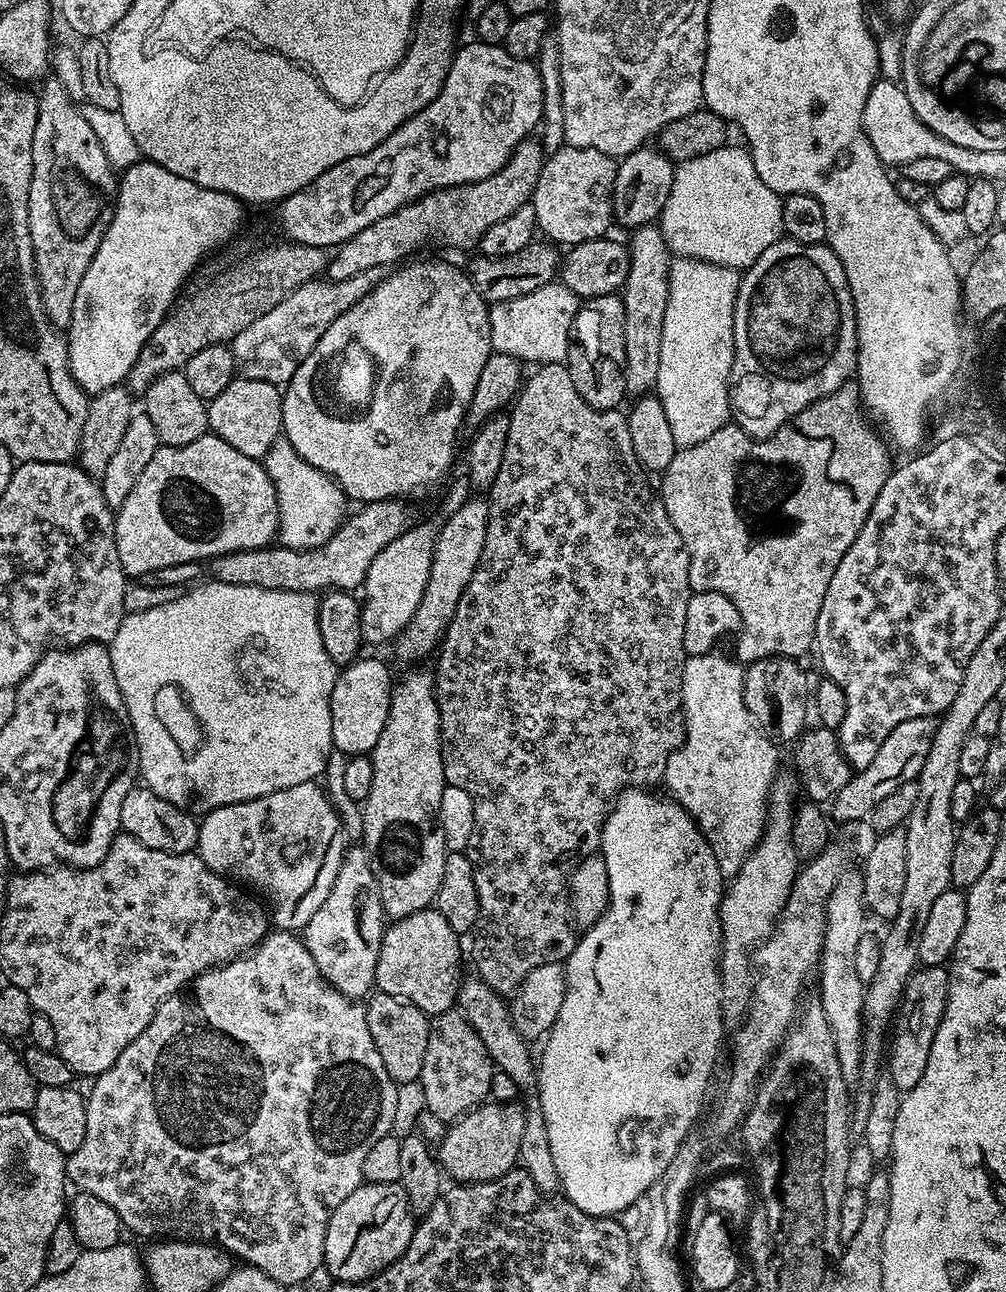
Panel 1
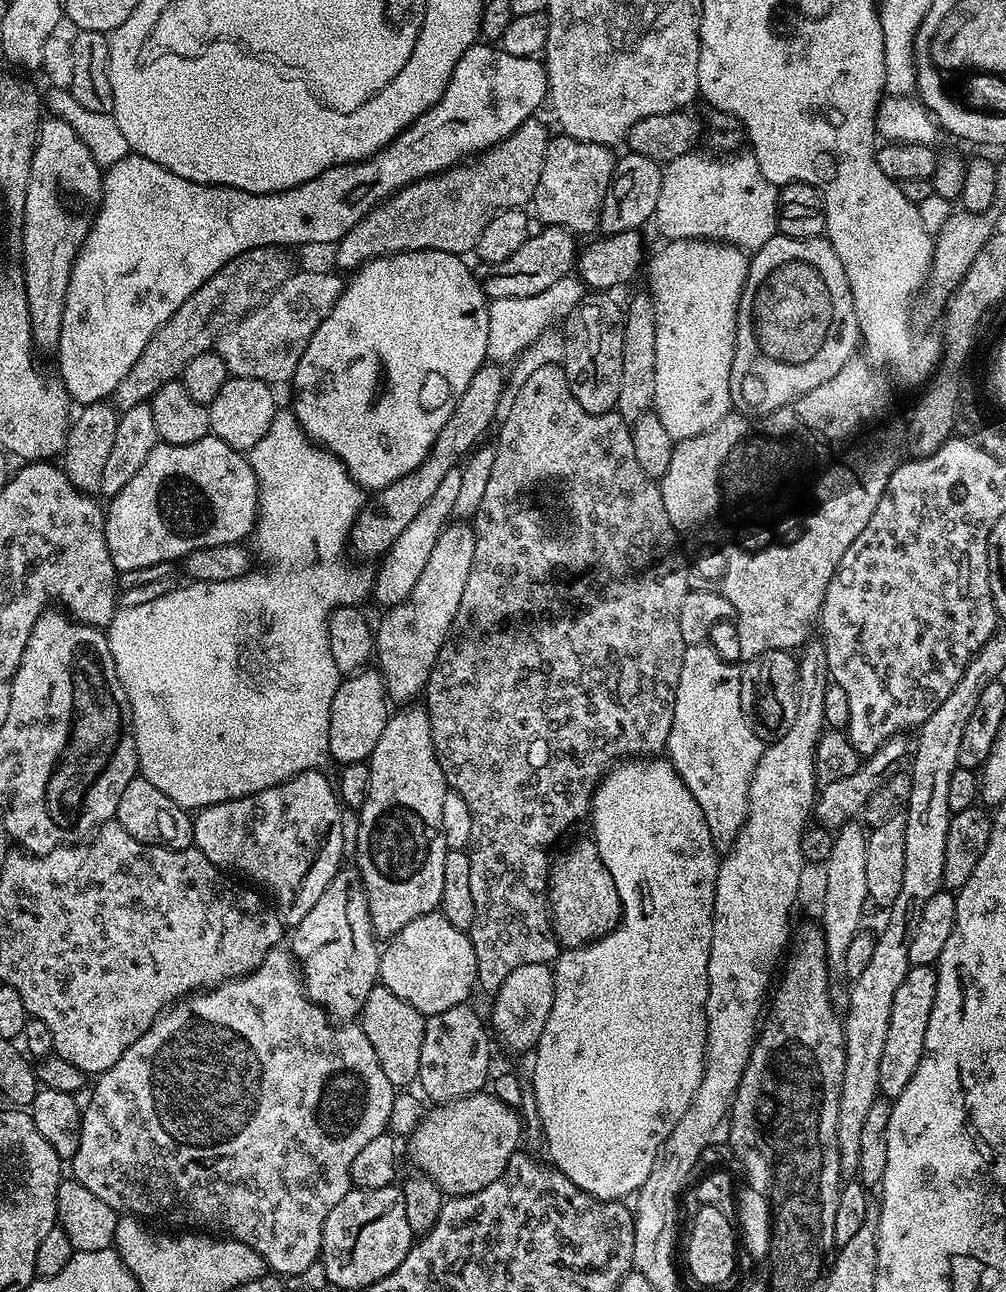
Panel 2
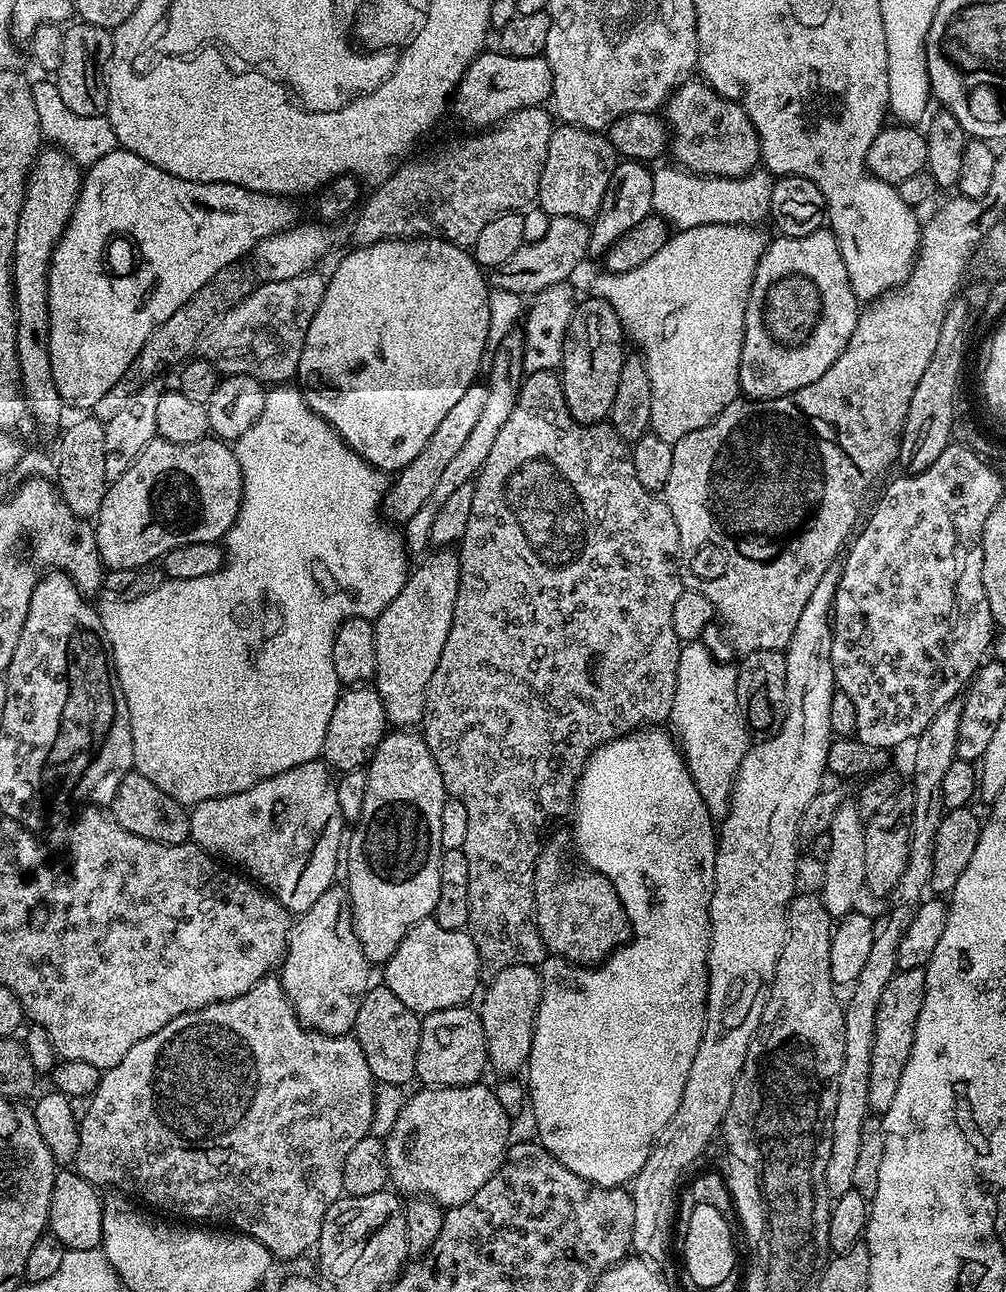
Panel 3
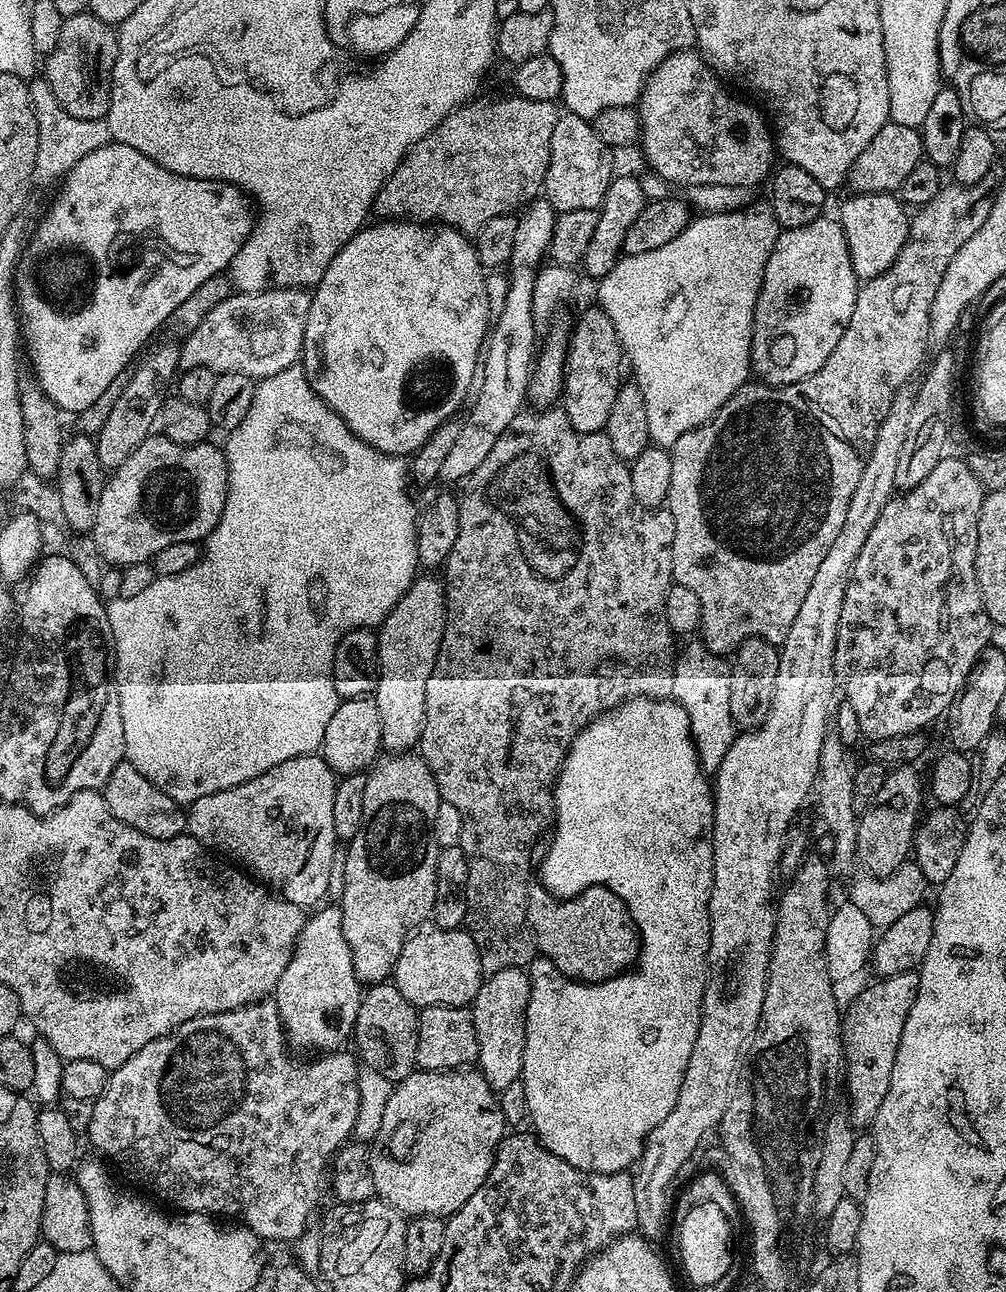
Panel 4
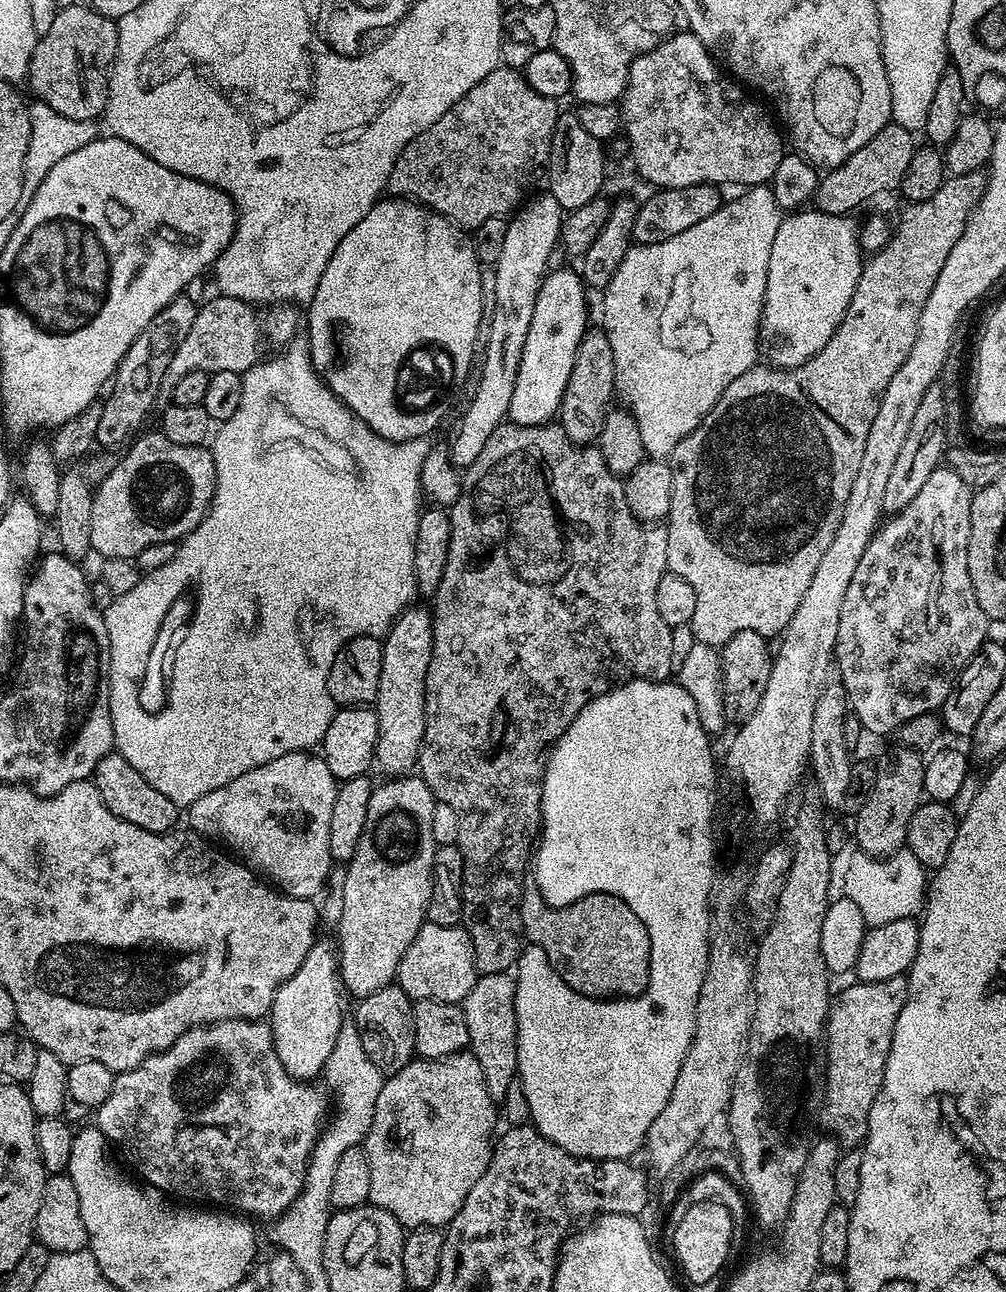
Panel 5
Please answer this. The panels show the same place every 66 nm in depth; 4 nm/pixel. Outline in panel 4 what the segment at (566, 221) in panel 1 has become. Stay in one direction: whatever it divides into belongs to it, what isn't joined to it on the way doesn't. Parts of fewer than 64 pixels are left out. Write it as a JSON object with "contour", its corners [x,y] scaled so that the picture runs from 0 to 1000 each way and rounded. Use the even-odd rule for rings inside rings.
{"contour":[[[566,86],[554,89],[551,94],[551,104],[547,107],[547,128],[543,132],[541,139],[540,154],[546,155],[553,160],[554,165],[595,162],[596,157],[600,156],[602,147],[610,138],[608,119],[610,119],[609,115],[604,114],[602,110],[598,110],[585,94],[580,93],[575,88]]]}

